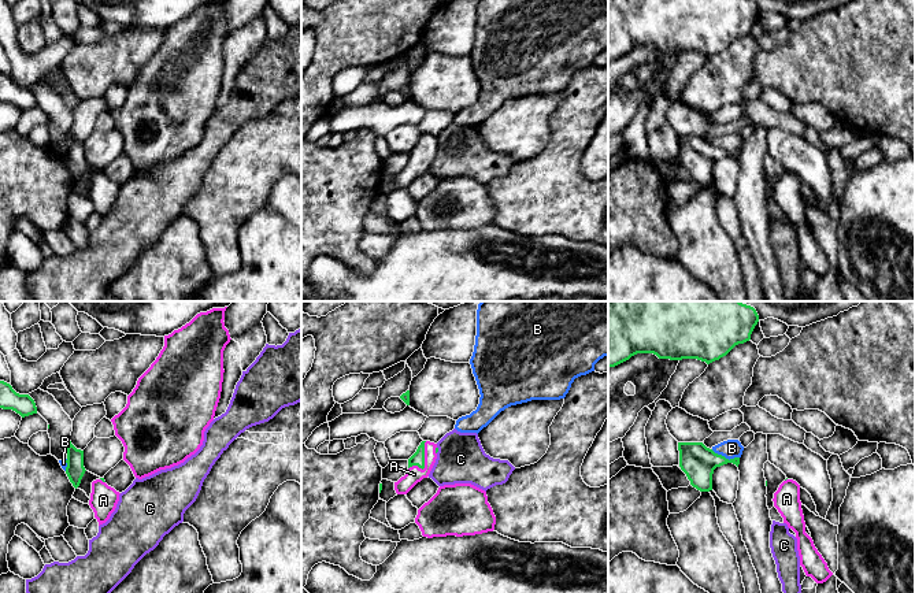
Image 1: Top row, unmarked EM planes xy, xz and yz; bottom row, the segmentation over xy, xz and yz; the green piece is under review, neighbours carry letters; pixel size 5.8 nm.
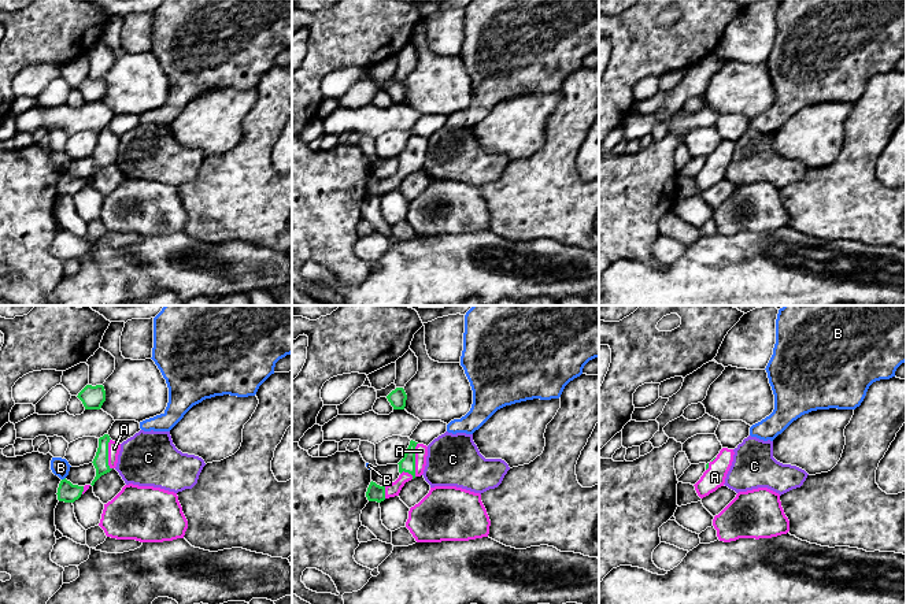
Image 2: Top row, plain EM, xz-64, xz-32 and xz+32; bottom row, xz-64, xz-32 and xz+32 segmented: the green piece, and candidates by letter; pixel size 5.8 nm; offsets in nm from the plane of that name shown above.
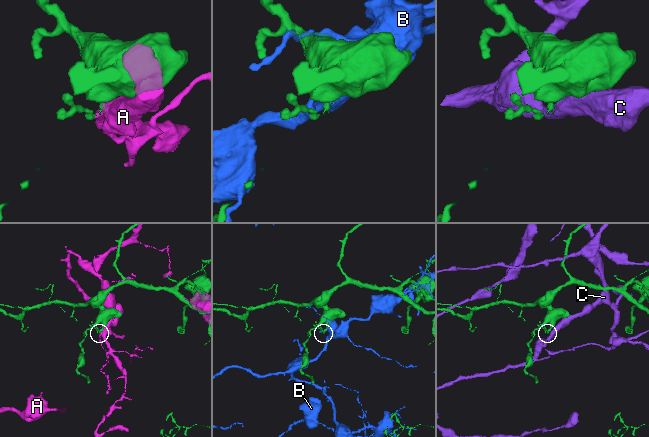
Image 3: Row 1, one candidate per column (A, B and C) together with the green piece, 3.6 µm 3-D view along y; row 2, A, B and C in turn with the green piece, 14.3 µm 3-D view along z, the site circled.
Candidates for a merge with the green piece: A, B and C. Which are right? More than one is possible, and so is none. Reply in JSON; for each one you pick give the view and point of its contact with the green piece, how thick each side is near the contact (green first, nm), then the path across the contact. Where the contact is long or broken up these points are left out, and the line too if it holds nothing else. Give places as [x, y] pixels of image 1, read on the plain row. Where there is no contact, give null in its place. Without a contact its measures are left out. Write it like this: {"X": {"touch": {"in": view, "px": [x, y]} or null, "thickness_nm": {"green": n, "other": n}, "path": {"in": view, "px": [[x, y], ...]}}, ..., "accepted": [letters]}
{"accepted": []}

